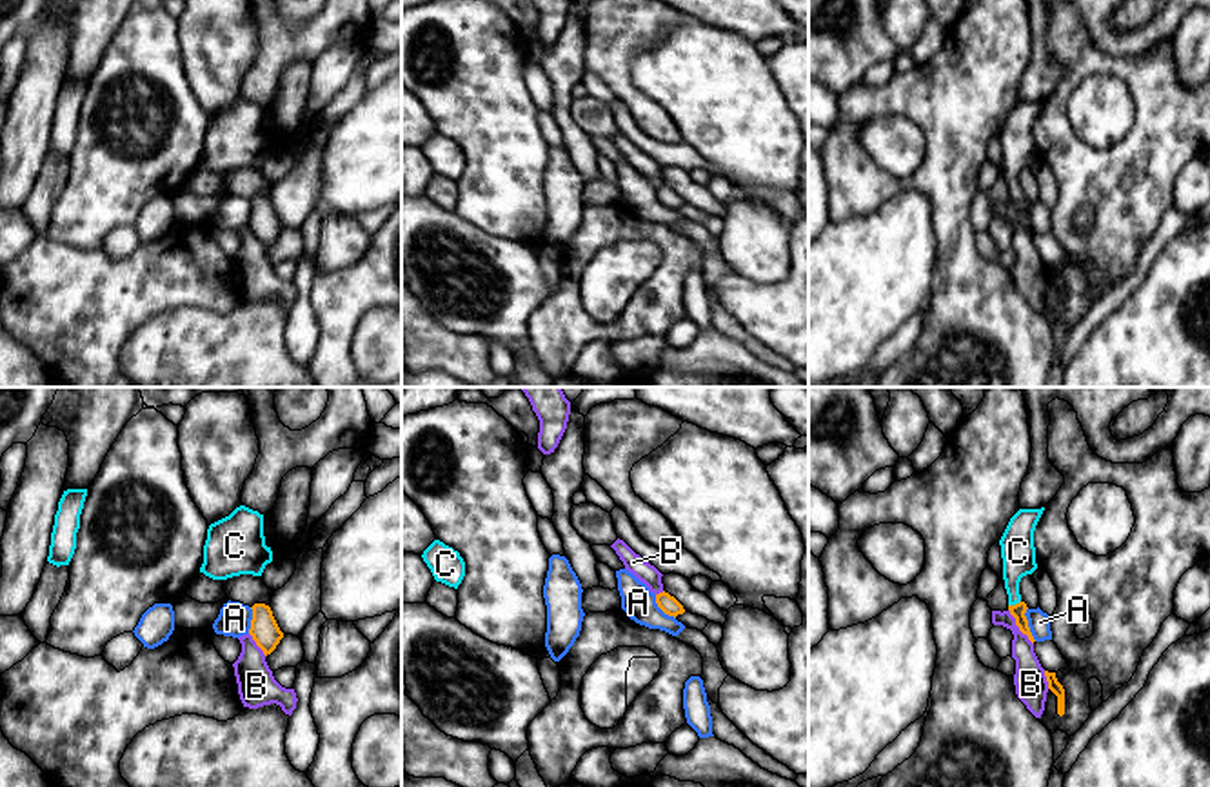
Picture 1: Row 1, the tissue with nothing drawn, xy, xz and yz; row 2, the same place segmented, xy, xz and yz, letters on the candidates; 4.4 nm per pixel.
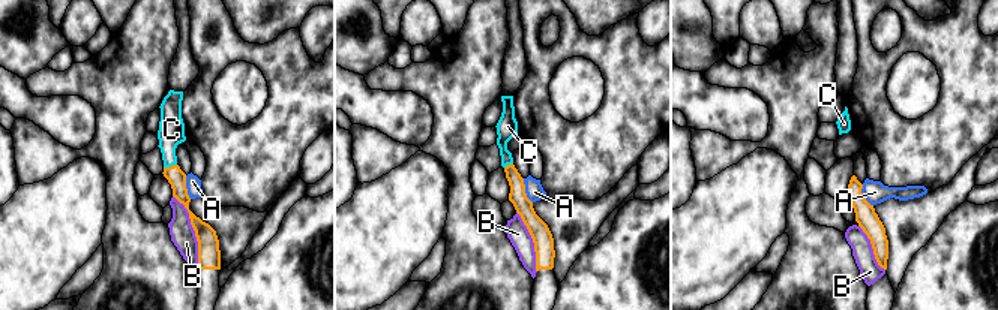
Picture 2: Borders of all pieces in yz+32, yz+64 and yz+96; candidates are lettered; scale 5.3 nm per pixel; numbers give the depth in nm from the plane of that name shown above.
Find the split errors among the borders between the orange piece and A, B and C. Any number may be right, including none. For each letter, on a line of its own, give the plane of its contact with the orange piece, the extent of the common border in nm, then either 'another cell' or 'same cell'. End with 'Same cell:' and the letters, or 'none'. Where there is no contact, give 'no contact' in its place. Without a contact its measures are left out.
A: meets orange in yz; contact 160 nm long; another cell
B: meets orange in yz; contact 190 nm long; another cell
C: meets orange in yz; contact 60 nm long; same cell
Same cell: C

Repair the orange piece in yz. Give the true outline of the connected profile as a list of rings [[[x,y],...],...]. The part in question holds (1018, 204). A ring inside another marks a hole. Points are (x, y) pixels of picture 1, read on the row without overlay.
[[[1019,102],[1008,115],[999,138],[1003,151],[1003,173],[1008,187],[1008,204],[1016,211],[1016,218],[1034,236],[1034,229],[1025,209],[1027,196],[1019,187],[1019,174],[1023,169],[1032,167],[1037,162],[1034,124],[1043,107],[1041,102]]]

